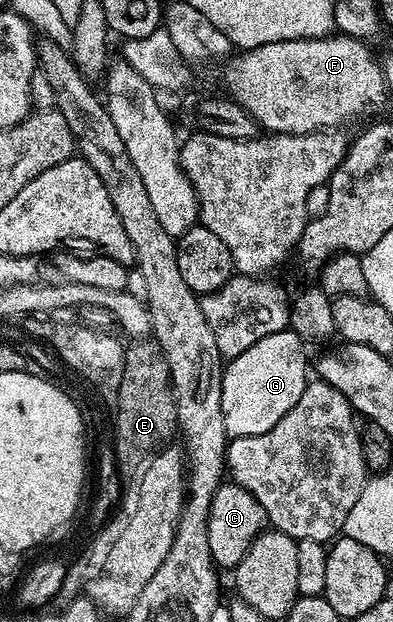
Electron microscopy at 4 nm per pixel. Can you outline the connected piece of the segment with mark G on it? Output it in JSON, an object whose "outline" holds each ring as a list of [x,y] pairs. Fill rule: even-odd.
{"outline":[[[292,330],[276,332],[267,338],[259,338],[255,346],[232,357],[221,373],[221,409],[223,426],[227,434],[250,436],[267,434],[287,410],[299,402],[307,383],[305,376],[305,348],[300,336]]]}

